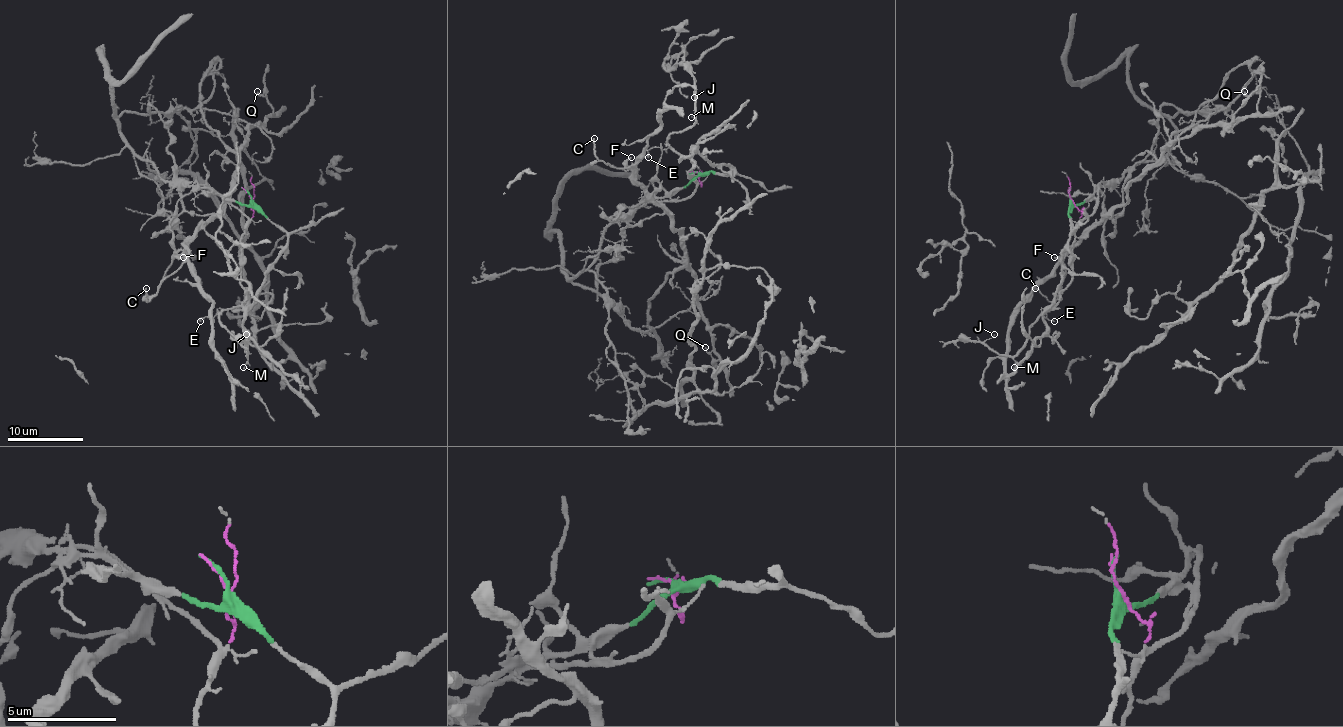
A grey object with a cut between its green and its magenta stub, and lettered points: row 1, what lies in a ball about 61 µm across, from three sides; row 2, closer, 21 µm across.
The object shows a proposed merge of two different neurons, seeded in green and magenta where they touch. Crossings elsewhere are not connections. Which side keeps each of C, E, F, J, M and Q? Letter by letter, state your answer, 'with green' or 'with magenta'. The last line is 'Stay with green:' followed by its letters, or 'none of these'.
C: with green
E: with magenta
F: with green
J: with magenta
M: with magenta
Q: with green
Stay with green: C, F, Q

